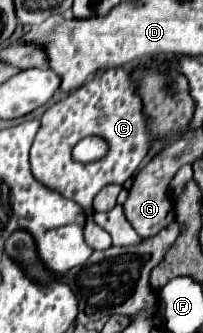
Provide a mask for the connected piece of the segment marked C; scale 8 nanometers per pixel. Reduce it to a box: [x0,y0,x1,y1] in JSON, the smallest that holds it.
[30,67,158,211]

